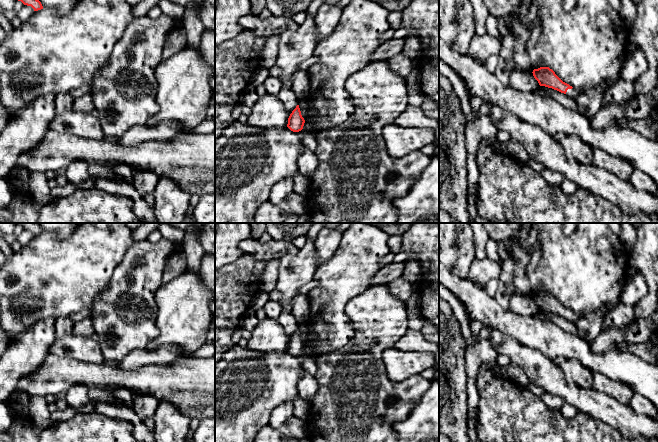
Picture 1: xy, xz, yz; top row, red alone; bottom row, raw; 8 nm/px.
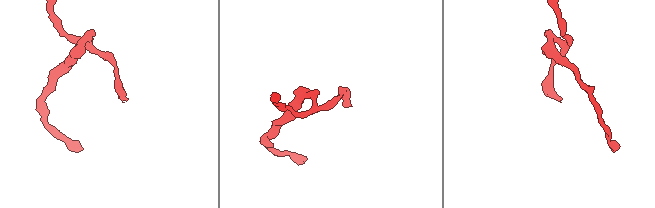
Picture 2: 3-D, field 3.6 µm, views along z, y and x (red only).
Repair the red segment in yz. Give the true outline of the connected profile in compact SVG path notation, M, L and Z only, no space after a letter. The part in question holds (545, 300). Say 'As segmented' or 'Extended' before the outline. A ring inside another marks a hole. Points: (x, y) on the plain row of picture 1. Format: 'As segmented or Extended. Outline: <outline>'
Extended. Outline: M549 291L534 293L532 297L540 310L552 312L572 322L578 321L582 318L569 308L563 306Z

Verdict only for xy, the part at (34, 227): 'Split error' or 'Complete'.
Complete

